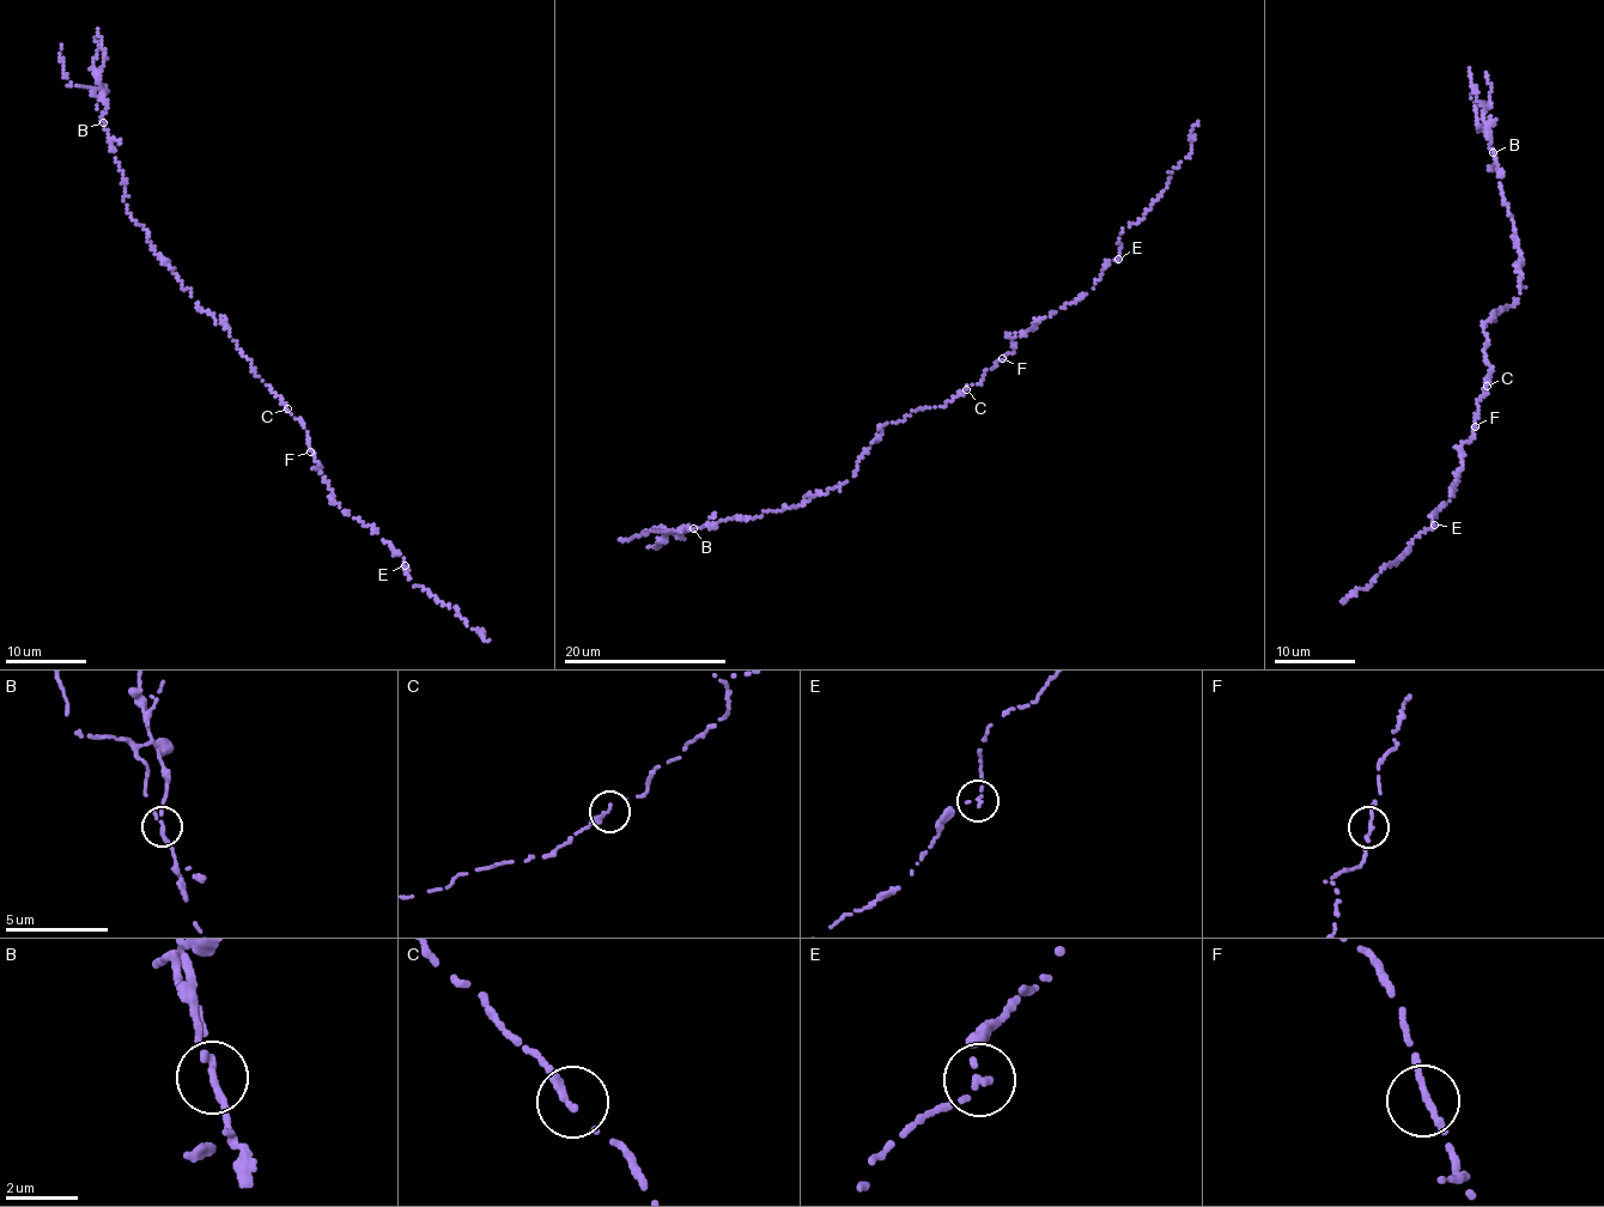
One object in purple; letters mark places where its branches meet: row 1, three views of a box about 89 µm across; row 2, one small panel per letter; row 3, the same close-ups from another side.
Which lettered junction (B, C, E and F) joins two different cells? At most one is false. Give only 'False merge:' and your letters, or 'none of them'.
False merge: B

